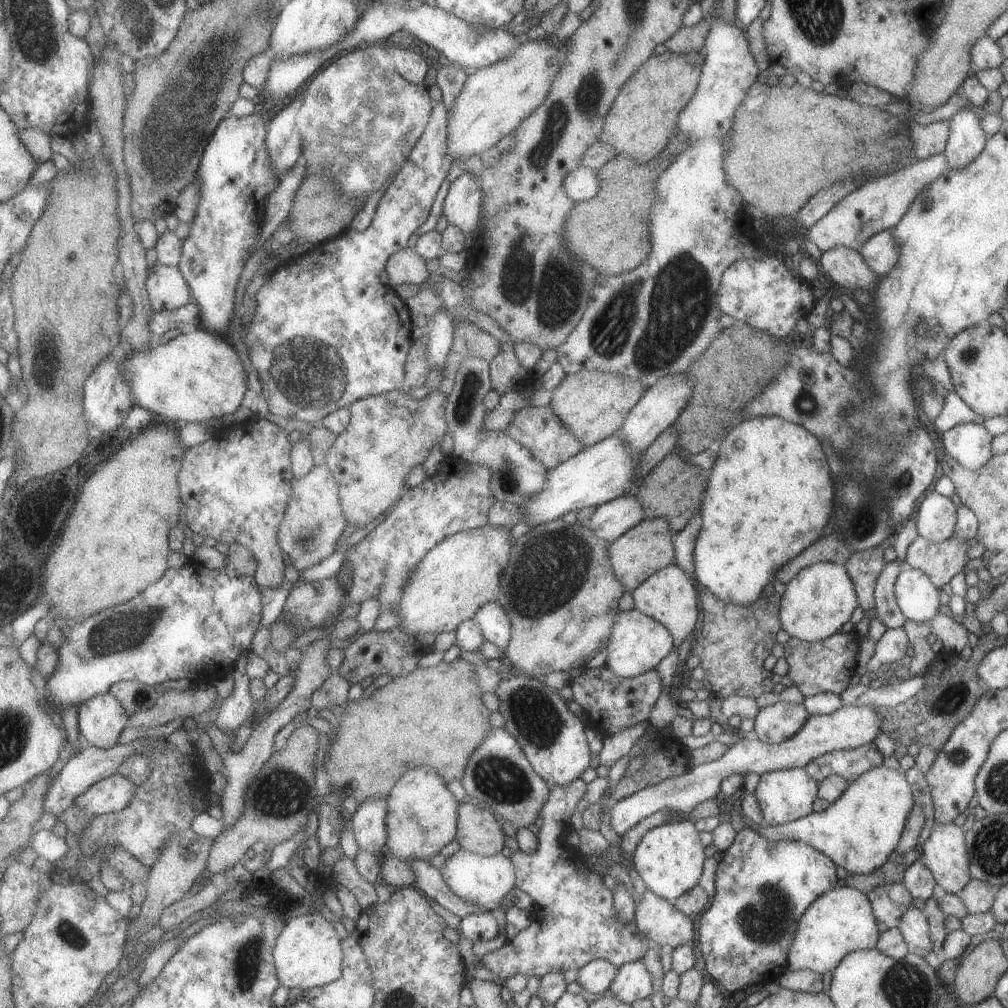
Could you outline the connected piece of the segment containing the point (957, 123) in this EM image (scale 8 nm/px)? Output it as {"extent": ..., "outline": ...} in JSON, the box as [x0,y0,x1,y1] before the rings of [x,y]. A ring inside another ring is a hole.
{"extent":[942,109,988,170],"outline":[[[960,109],[957,114],[954,114],[950,119],[950,134],[948,142],[942,149],[948,160],[949,168],[952,170],[962,170],[966,168],[970,162],[974,162],[986,146],[988,136],[984,129],[980,127],[981,116],[973,110]]]}

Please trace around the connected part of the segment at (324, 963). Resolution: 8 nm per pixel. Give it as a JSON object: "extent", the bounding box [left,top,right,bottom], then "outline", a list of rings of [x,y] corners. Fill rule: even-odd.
{"extent":[275,914,345,990],"outline":[[[313,914],[292,917],[288,920],[275,950],[279,976],[283,986],[291,990],[305,990],[326,986],[342,978],[345,950],[343,939],[334,924],[322,915]]]}

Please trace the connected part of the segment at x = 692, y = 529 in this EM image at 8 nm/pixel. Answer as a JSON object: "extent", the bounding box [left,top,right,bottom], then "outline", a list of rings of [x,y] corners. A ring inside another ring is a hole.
{"extent":[672,512,701,582],"outline":[[[698,512],[698,514],[692,516],[692,522],[688,522],[688,526],[676,533],[676,536],[672,539],[676,552],[675,563],[695,582],[697,579],[694,576],[694,547],[701,527],[700,514],[701,512]]]}

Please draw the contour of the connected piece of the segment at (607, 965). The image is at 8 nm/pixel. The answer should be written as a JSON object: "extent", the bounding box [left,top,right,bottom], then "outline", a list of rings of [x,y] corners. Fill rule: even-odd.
{"extent":[578,959,619,995],"outline":[[[594,959],[584,964],[584,968],[580,970],[578,982],[586,992],[602,995],[609,991],[612,980],[618,974],[619,968],[616,968],[609,960]]]}

